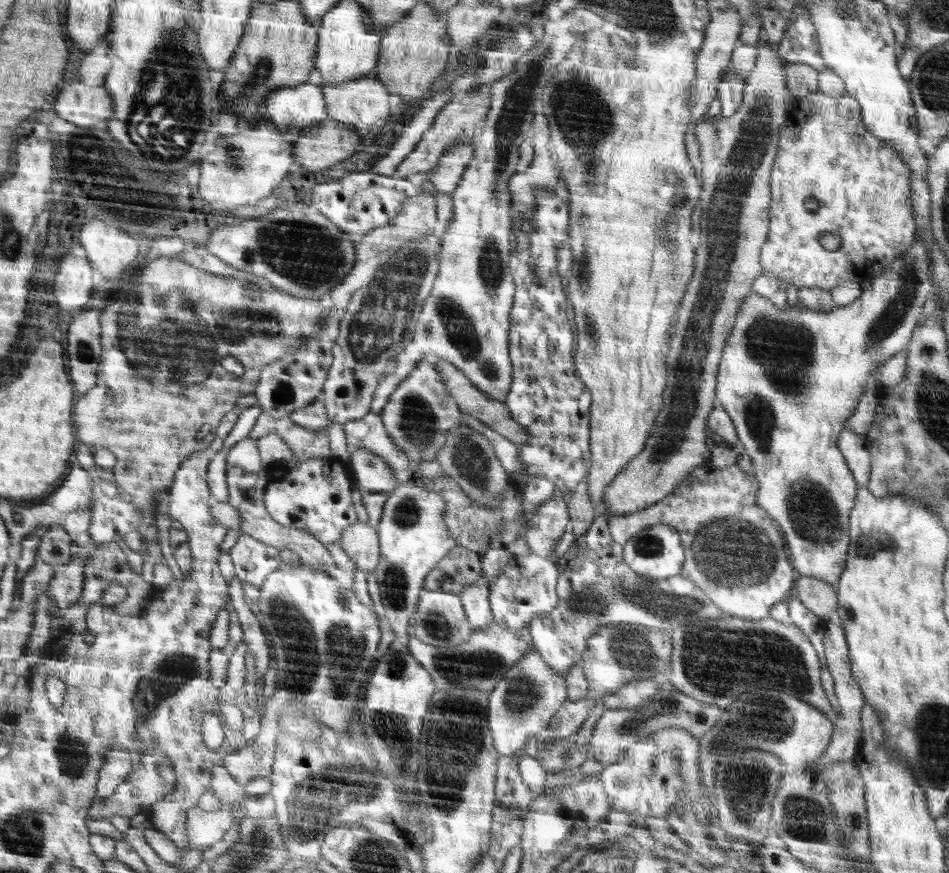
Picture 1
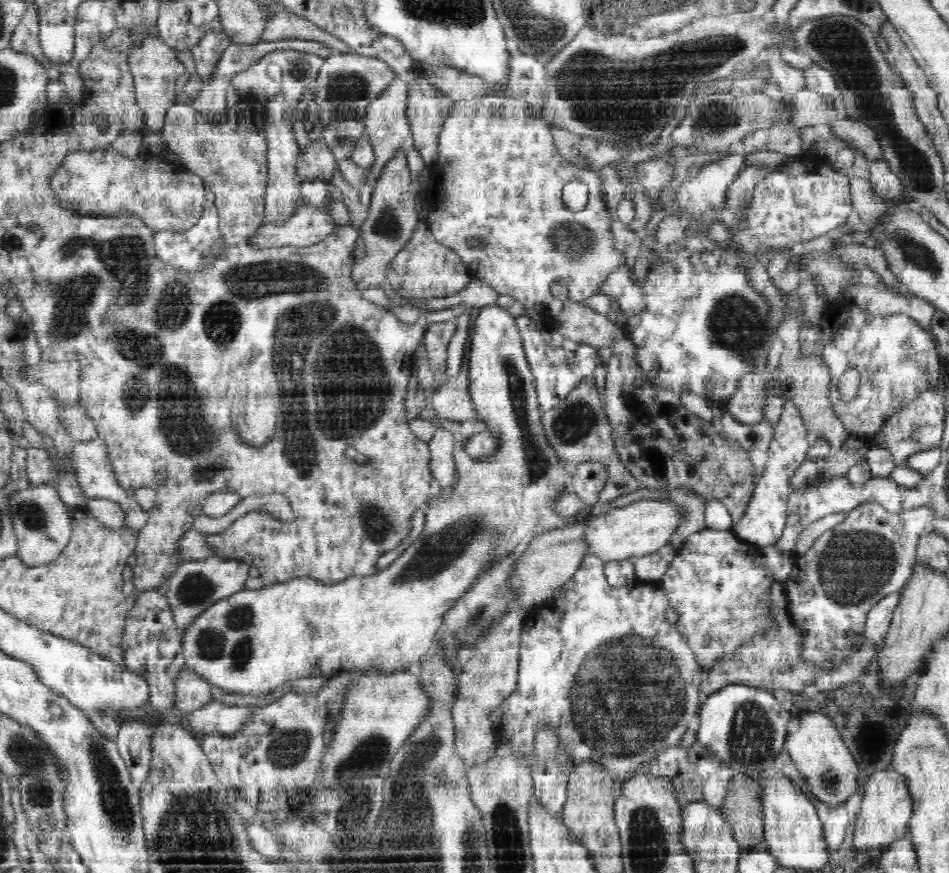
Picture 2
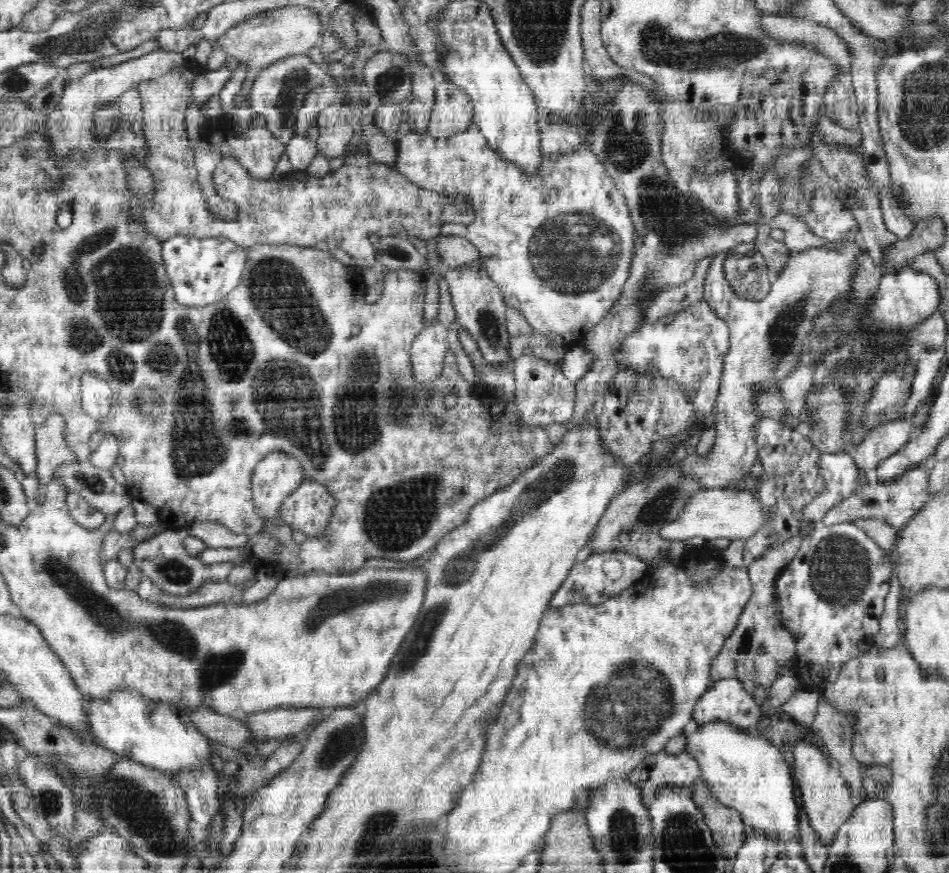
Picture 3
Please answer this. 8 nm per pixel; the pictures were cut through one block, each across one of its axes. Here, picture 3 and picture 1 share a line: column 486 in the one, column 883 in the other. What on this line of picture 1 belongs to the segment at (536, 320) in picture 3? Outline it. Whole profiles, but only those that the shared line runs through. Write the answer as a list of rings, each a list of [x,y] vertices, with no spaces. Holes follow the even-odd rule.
[[[815,93],[798,99],[798,106],[790,113],[790,118],[784,121],[778,137],[777,153],[774,157],[774,164],[770,173],[770,188],[772,202],[769,206],[769,227],[768,237],[761,250],[761,270],[771,272],[776,279],[782,279],[794,286],[800,287],[818,287],[831,291],[851,280],[852,282],[864,283],[869,278],[876,278],[882,275],[887,269],[892,268],[893,262],[903,256],[914,243],[916,236],[915,222],[913,221],[913,210],[910,200],[910,177],[912,172],[909,165],[899,157],[899,154],[891,148],[891,144],[885,144],[885,140],[877,138],[870,134],[865,127],[864,114],[861,112],[860,102],[854,100],[847,93],[842,97],[828,97],[822,93]],[[824,232],[834,232],[839,234],[842,244],[837,250],[827,250],[820,245],[820,236]]]

